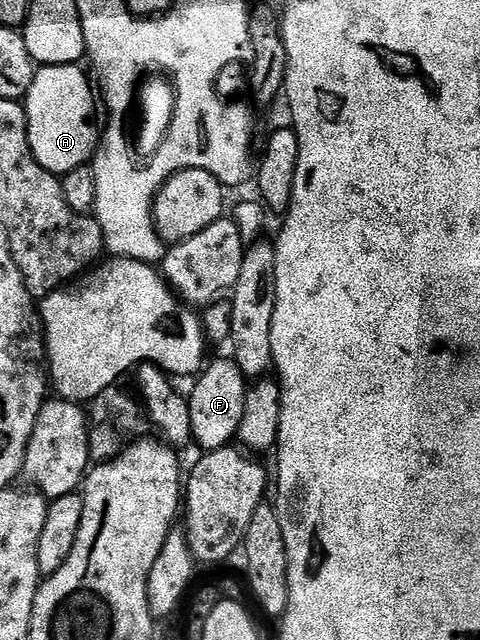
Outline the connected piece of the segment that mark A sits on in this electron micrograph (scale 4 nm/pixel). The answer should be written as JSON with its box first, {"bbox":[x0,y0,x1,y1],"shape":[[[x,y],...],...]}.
{"bbox":[26,65,101,176],"shape":[[[79,65],[40,66],[26,95],[30,148],[34,152],[38,164],[42,164],[42,168],[46,168],[57,176],[62,176],[79,166],[89,165],[100,140],[101,131],[98,129],[98,118],[96,122],[98,98],[94,93],[94,86],[89,75],[87,73],[84,75],[80,69]]]}

